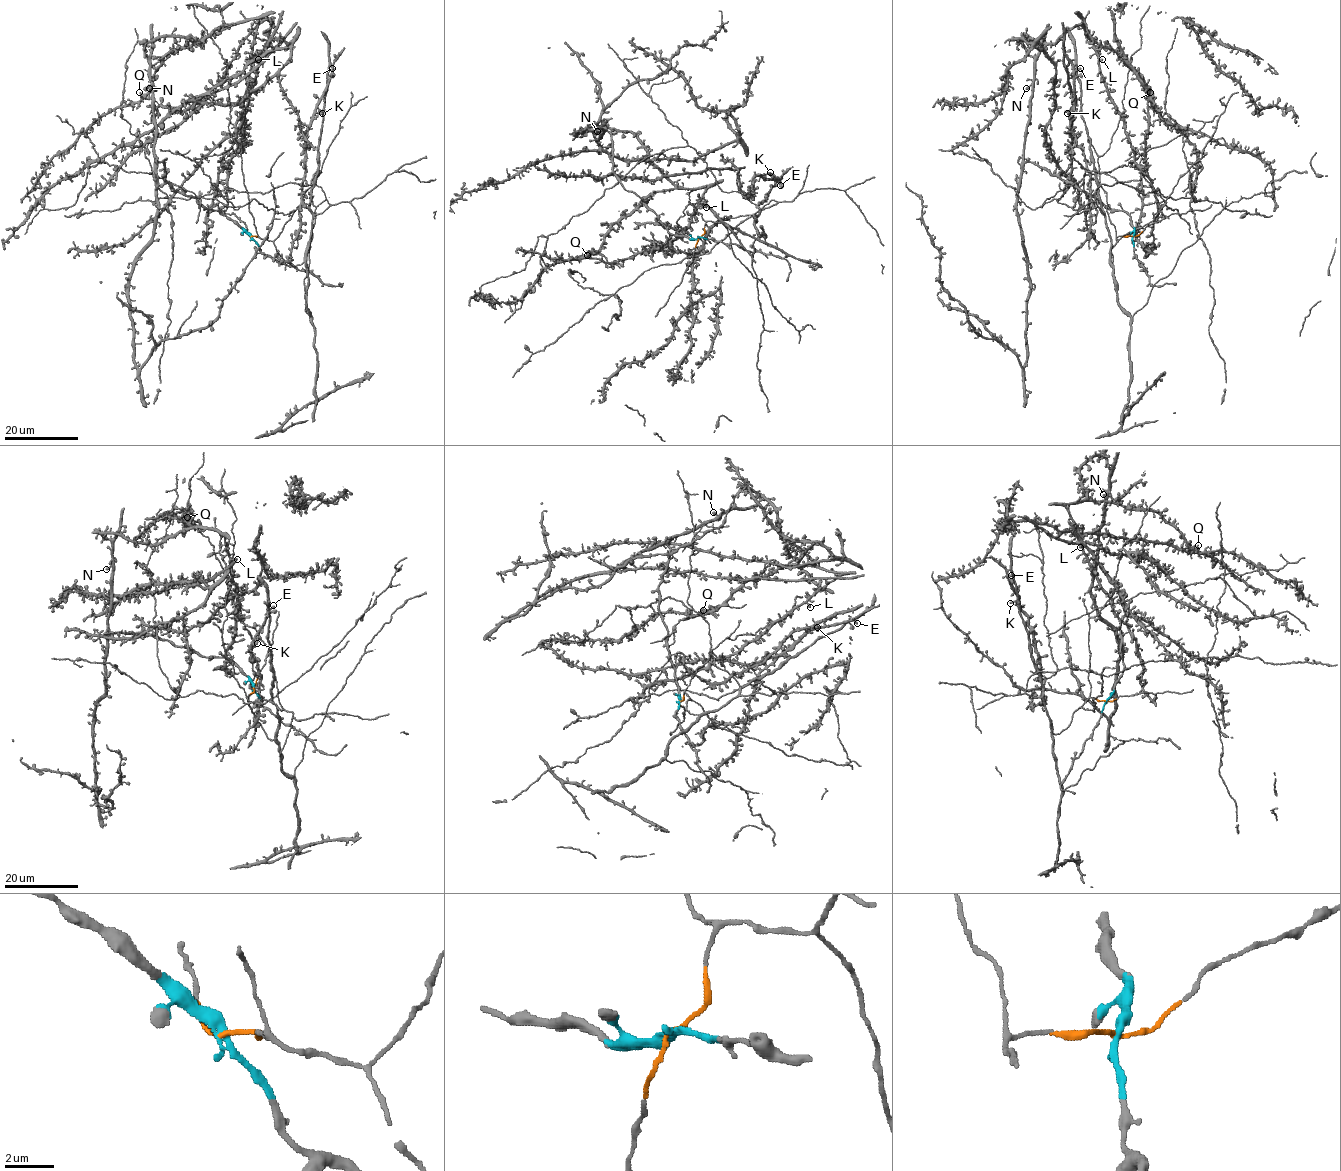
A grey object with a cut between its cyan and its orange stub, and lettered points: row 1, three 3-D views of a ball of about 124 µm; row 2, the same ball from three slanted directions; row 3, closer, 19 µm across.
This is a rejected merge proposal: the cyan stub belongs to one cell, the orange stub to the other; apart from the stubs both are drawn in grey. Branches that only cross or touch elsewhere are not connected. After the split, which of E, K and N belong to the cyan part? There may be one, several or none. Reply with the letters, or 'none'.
N

